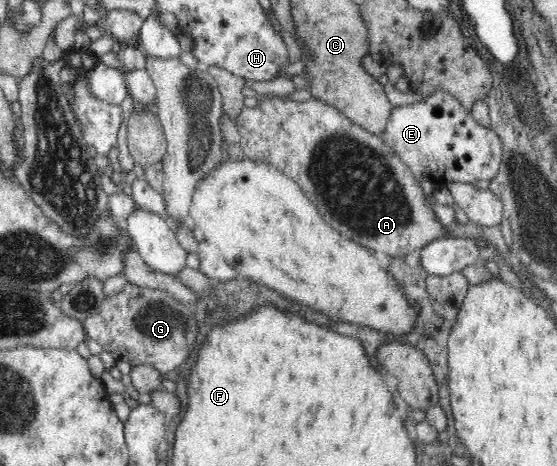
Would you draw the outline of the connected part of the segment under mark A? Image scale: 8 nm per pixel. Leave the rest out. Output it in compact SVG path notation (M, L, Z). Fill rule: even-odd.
M305 96L268 99L252 109L244 107L236 119L236 126L242 135L239 143L244 158L266 162L293 179L318 207L328 225L352 241L370 247L371 251L394 249L394 258L400 258L400 255L406 256L444 235L444 225L434 215L430 203L426 203L420 184L402 158L392 153L392 148L381 135L354 124L332 105ZM346 229L356 231L358 235L354 237L352 233L346 233Z

